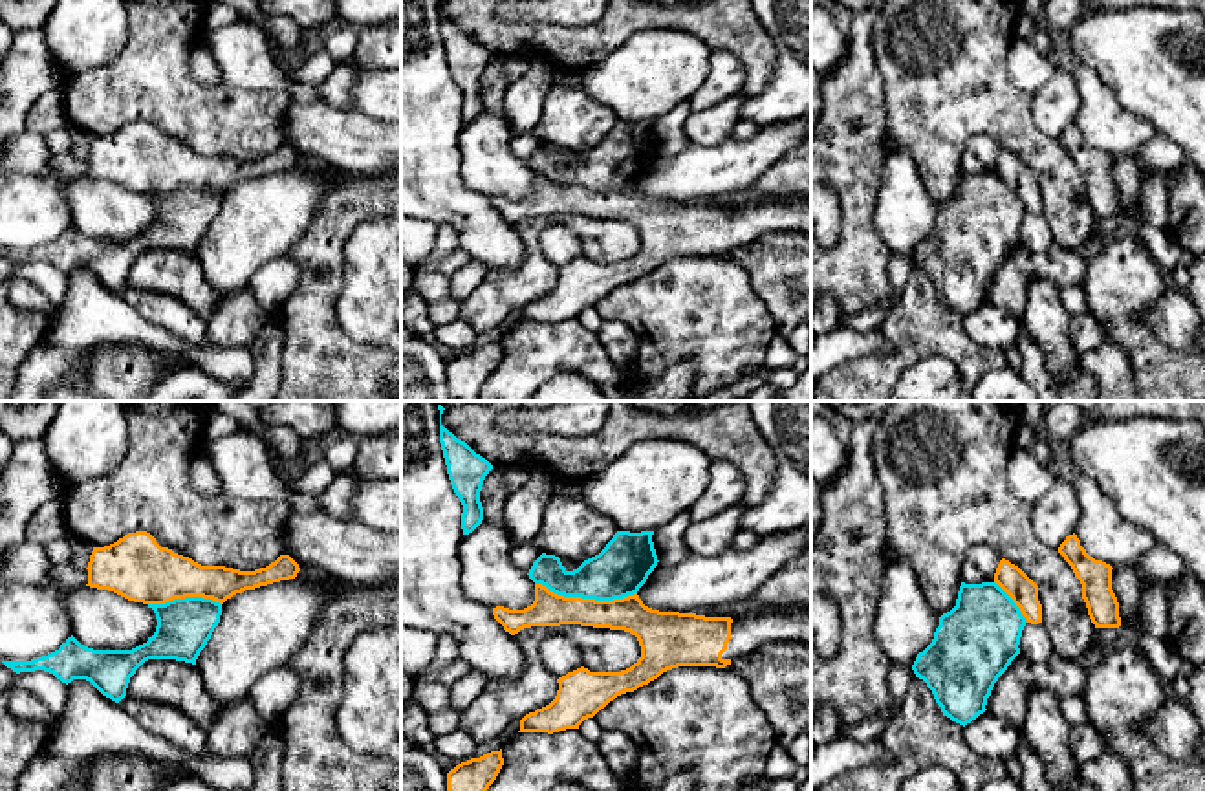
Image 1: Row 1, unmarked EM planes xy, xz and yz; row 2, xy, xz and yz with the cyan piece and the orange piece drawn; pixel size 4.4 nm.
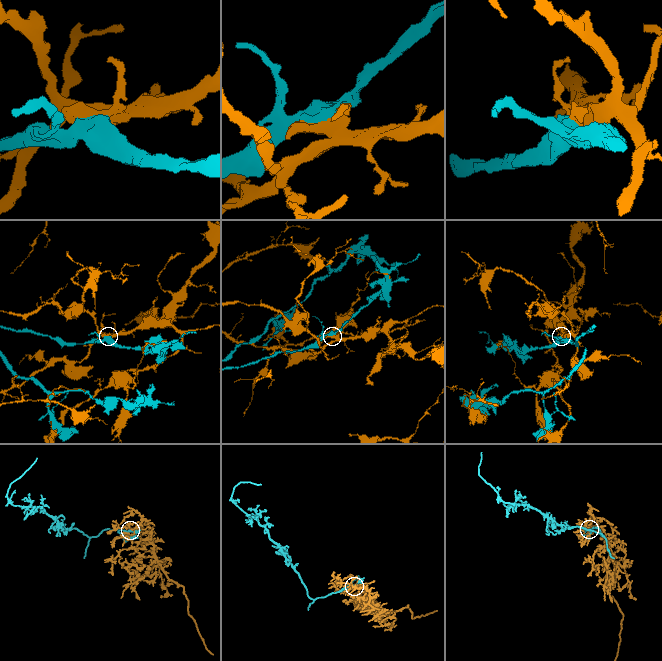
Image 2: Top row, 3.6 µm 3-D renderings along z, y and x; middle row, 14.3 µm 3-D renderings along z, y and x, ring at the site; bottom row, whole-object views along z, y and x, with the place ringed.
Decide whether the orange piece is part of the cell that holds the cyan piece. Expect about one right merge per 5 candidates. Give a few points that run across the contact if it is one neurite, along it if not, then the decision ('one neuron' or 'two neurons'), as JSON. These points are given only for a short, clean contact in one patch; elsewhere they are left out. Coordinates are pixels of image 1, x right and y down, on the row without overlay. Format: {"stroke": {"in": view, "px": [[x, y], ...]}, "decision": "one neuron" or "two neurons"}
{"decision": "two neurons"}

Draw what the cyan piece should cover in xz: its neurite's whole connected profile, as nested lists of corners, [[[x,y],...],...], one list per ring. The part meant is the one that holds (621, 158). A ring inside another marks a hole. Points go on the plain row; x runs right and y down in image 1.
[[[617,121],[606,137],[568,161],[560,148],[542,143],[529,159],[535,174],[564,187],[613,190],[634,185],[657,156],[654,121]]]

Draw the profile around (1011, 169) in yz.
[[[1002,148],[994,163],[994,172],[1013,189],[1027,212],[1042,212],[1038,176],[1018,156]]]

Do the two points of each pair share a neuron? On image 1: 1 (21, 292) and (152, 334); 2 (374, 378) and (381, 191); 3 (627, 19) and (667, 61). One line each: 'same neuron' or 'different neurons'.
1: different neurons
2: same neuron
3: different neurons

